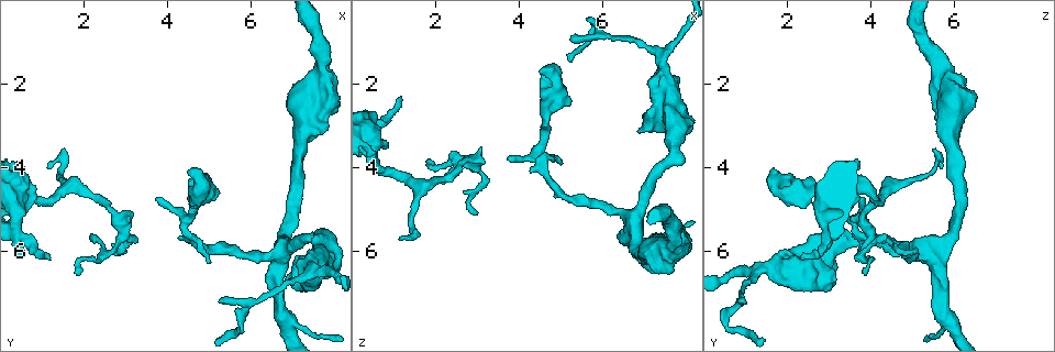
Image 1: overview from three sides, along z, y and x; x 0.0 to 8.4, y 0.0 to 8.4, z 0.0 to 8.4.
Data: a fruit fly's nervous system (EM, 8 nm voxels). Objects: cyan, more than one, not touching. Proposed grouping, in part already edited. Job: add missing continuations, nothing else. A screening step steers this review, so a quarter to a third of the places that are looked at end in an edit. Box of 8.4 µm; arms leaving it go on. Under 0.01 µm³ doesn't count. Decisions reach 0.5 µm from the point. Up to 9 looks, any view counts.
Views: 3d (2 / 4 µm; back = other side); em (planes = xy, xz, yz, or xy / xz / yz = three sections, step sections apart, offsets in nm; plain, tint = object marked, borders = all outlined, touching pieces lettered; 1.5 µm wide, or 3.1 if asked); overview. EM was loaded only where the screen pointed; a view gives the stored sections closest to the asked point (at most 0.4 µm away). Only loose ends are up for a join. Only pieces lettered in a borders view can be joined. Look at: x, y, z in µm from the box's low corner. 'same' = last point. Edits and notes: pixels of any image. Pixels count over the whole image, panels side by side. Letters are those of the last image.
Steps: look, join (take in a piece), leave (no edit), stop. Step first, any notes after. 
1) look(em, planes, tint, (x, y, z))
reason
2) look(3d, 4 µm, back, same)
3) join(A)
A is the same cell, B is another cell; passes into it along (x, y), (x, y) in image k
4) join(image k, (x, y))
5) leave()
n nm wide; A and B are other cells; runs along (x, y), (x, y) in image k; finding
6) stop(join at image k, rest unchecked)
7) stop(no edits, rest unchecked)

look(em, planes, borders, (6.85, 6.75, 3.15))
stops while still wide

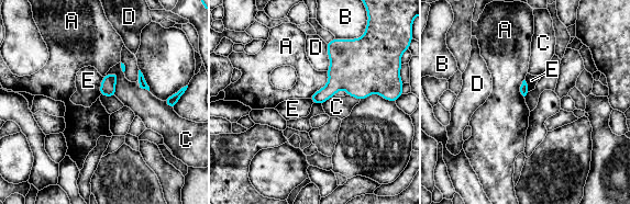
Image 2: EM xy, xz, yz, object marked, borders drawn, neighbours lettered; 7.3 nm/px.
leave()
A, B, C, D and E are other cells; border along (327, 71), (328, 81), (309, 98) in image 2; none of them fits

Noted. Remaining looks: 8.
look(3d, 4 µm, (5.00, 6.20, 3.95))

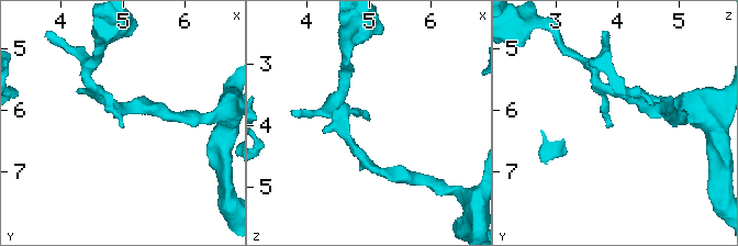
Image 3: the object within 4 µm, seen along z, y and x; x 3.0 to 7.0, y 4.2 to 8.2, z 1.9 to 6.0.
look(em, planes, plain, (5.05, 6.25, 3.90))
now the EM

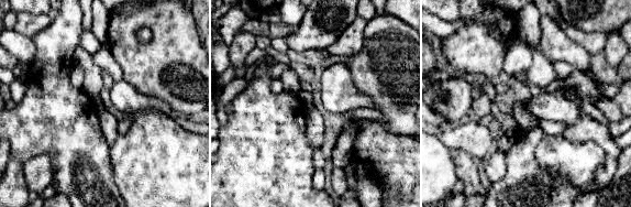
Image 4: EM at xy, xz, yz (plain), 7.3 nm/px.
look(em, planes, borders, same)
see the neighbours

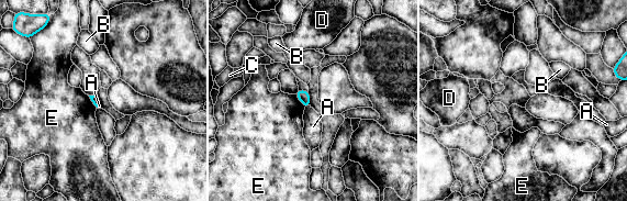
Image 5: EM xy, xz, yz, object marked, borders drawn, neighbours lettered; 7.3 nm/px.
leave()
A, B, C, D and E are other cells; border along (310, 105), (305, 108) in image 5; no lettered piece goes on from it

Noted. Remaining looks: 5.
look(3d, 2 µm, (3.75, 4.75, 3.80))
tapers out

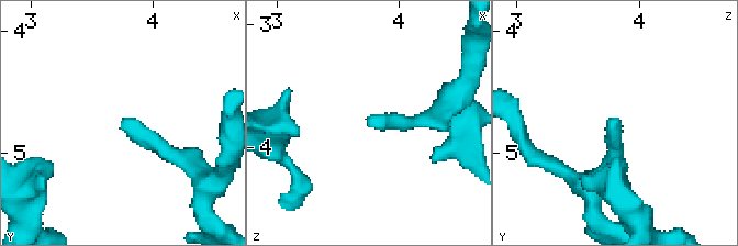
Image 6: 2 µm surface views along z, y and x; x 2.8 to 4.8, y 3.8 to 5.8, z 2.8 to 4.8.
look(em, planes, borders, (3.72, 4.80, 3.78))

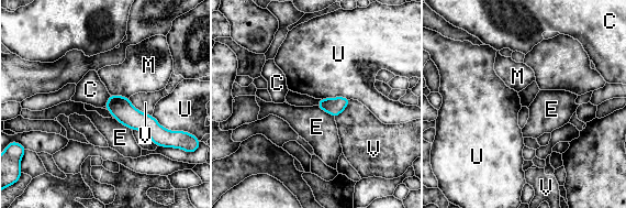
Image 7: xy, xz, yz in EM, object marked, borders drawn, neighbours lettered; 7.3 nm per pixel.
leave()
130 nm wide; C, E, M, U and V are other cells; runs along (111, 99), (161, 143) in image 7; no lettered piece goes on from it

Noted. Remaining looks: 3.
look(3d, 4 µm, (1.10, 3.95, 5.75))
tapers out

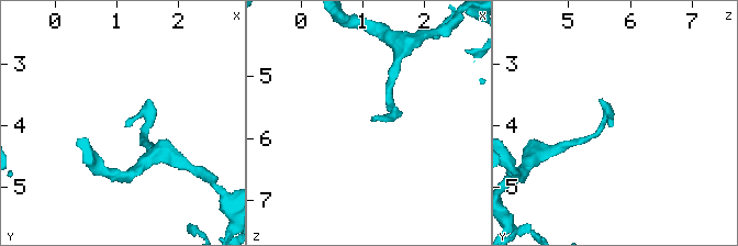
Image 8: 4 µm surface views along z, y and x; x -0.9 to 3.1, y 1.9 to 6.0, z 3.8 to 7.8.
look(em, planes, borders, (1.15, 3.95, 5.70))
shape alone is not enough

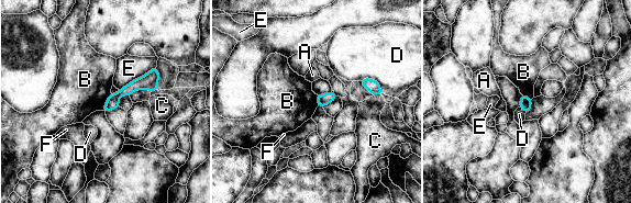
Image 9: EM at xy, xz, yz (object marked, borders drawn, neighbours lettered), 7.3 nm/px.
leave()
A, B, C, D, E and F are other cells; border along (111, 93), (102, 110) in image 9; none of them fits

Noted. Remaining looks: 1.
stop(no edits, rest unchecked)

